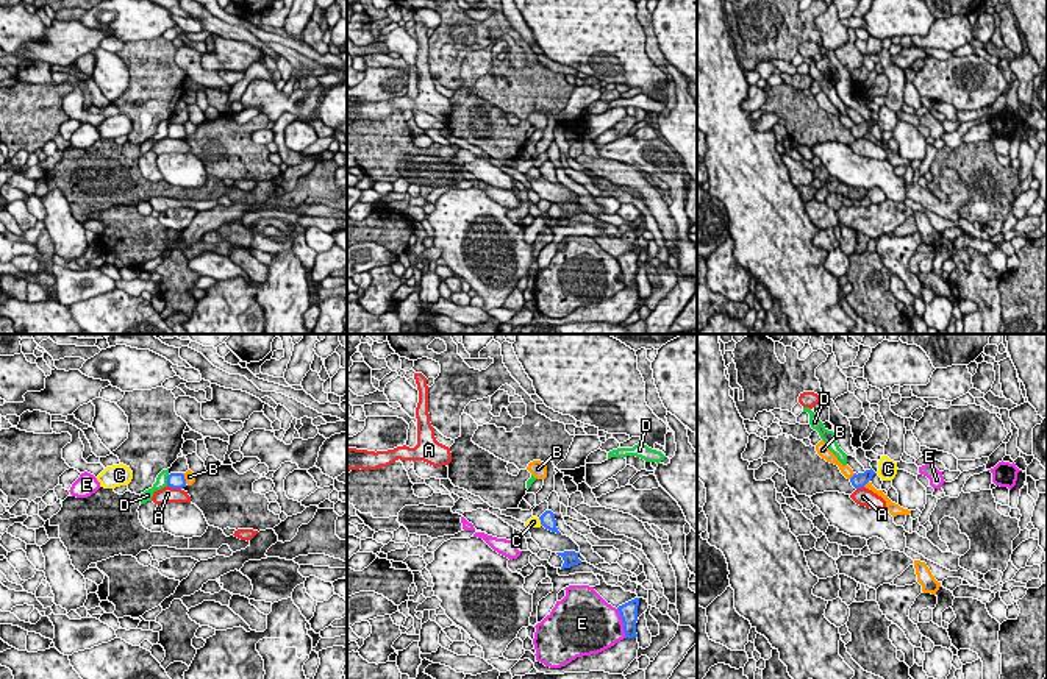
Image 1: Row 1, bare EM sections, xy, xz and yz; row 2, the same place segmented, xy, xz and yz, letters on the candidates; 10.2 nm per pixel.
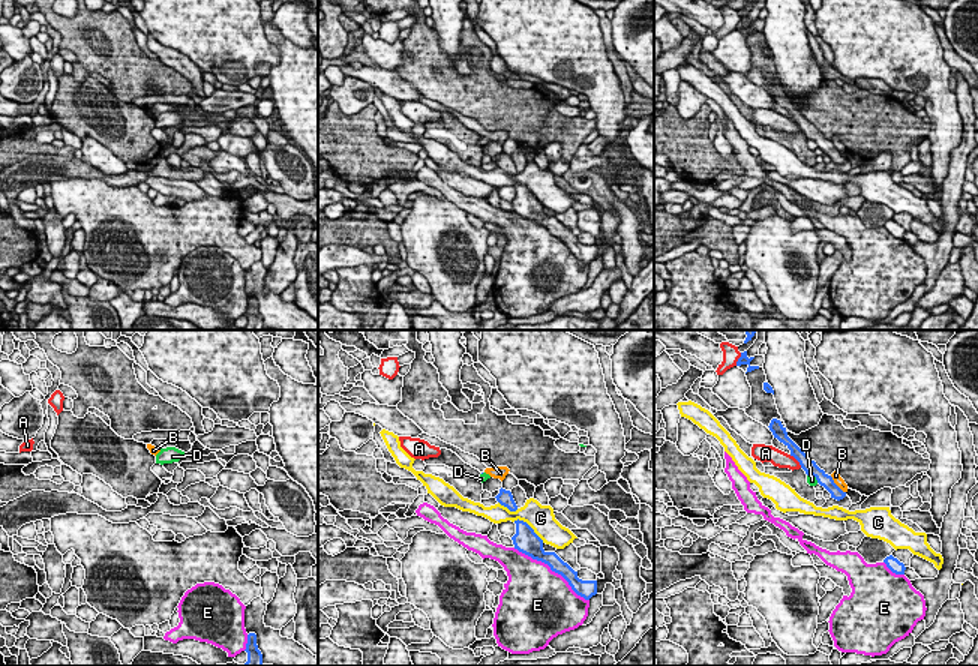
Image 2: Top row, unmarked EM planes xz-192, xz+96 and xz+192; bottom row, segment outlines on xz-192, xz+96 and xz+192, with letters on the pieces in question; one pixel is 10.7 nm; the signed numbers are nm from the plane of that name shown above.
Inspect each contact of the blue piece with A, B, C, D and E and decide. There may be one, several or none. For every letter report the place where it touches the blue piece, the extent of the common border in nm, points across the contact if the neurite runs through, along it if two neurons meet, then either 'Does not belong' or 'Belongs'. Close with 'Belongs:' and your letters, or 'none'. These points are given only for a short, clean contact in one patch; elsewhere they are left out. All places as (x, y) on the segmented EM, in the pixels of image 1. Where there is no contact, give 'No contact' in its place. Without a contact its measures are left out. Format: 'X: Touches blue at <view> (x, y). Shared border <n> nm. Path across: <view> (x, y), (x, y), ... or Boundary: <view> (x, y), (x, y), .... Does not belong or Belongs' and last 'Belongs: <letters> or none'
A: Touches blue at xy (174, 487). Shared border 150 nm. Does not belong
B: Touches blue at yz (854, 475). Shared border 100 nm. Boundary: yz (855, 473), (849, 478). Does not belong
C: Touches blue at xz (541, 522). Shared border 100 nm. Does not belong
D: Touches blue at xy (167, 479). Shared border 120 nm. Does not belong
E: Touches blue at xz (622, 622). Shared border 320 nm. Does not belong
Belongs: none

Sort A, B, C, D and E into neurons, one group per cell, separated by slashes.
A / B / C / D / E

